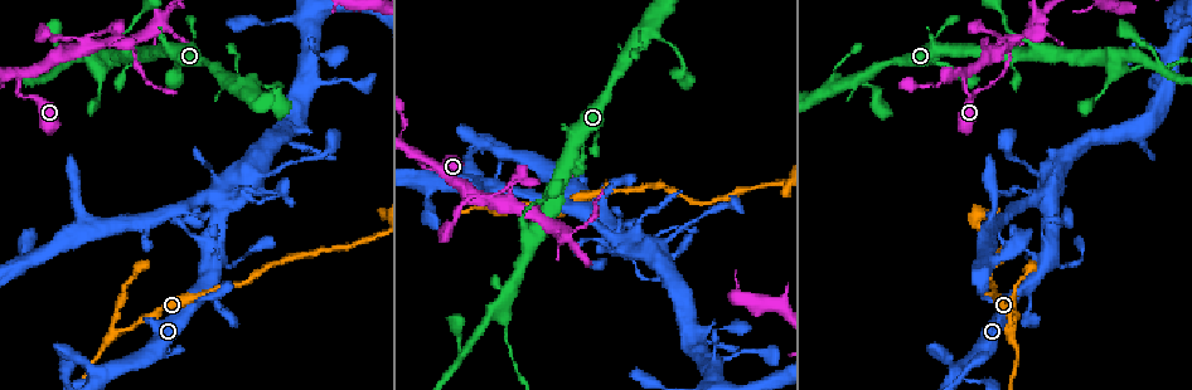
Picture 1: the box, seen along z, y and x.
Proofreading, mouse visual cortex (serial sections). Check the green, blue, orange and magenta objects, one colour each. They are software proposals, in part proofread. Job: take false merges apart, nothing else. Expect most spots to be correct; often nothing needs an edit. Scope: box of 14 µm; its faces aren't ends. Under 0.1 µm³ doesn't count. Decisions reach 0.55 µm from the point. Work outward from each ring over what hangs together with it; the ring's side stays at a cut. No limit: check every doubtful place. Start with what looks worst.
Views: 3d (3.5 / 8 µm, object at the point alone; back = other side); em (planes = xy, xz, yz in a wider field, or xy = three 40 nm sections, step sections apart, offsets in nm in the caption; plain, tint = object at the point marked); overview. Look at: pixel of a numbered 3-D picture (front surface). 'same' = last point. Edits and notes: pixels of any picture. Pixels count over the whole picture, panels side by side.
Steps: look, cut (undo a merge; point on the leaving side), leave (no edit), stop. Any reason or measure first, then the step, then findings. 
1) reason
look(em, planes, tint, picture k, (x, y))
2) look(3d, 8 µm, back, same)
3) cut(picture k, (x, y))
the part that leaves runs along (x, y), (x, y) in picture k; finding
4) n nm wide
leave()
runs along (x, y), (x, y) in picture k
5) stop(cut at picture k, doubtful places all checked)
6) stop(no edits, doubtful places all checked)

look(3d, 3.5 µm, picture 1, (507, 326))

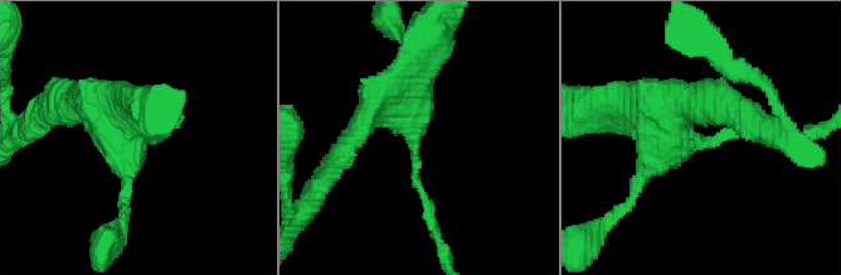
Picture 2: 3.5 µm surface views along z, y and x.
shape alone is not enough
look(em, planes, tint, picture 2, (703, 141))

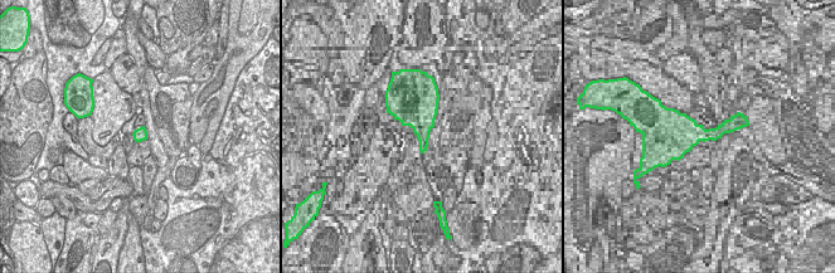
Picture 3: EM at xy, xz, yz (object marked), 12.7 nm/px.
leave()
runs along (637, 111), (666, 143), (779, 135) in picture 2; all the same cell

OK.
arms part here
look(3d, 8 µm, picture 1, (117, 332))

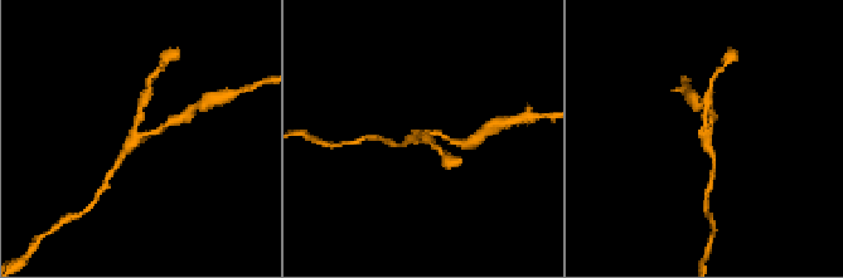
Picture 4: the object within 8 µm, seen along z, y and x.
look(3d, 3.5 µm, picture 4, (703, 136))

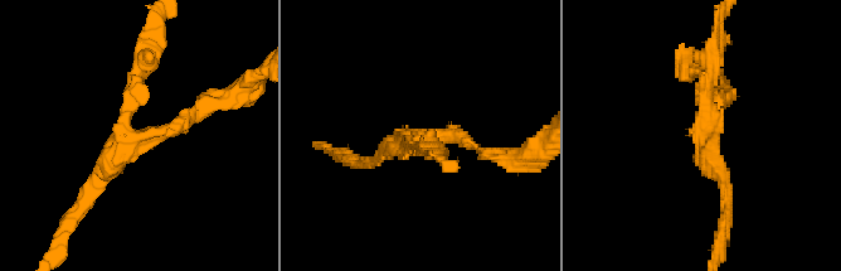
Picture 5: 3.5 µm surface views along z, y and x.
leave()
runs along (204, 111), (130, 139), (126, 111), (150, 57) in picture 5; one cell here

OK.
three arms meet
look(3d, 8 µm, picture 1, (423, 163))

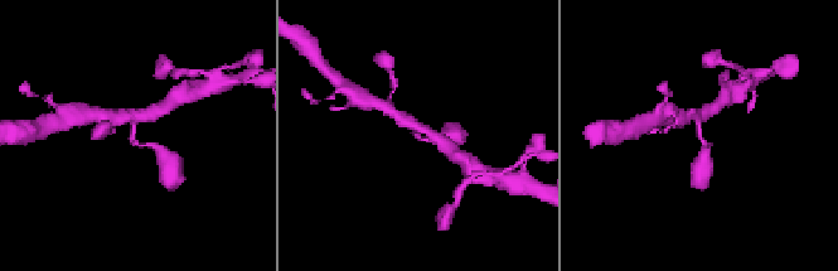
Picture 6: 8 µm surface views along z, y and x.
closer look
look(3d, 3.5 µm, back, picture 6, (134, 121))

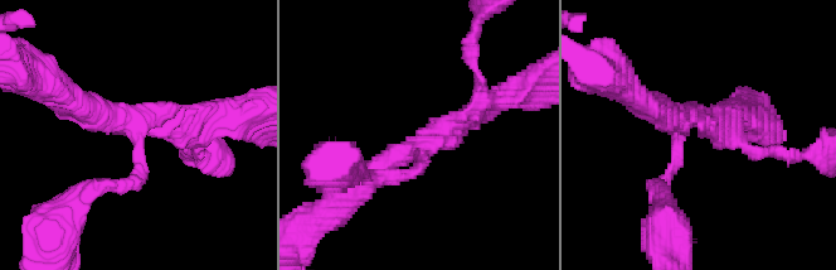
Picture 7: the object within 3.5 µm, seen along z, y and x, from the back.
3 arms; arms of 200, 250, 350 nm
look(em, xy, step 3, tint, picture 7, (138, 133))

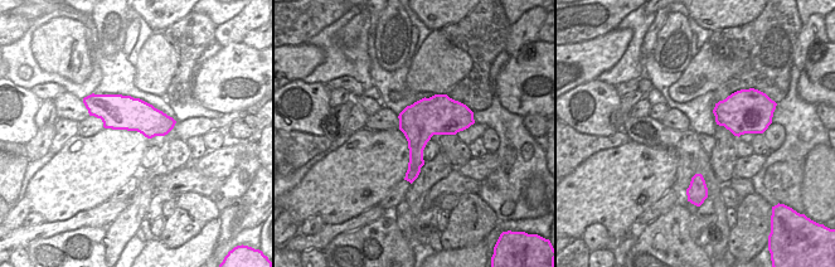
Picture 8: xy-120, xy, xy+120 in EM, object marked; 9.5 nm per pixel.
leave()
one cell here

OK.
stop(no edits, doubtful places all checked)

